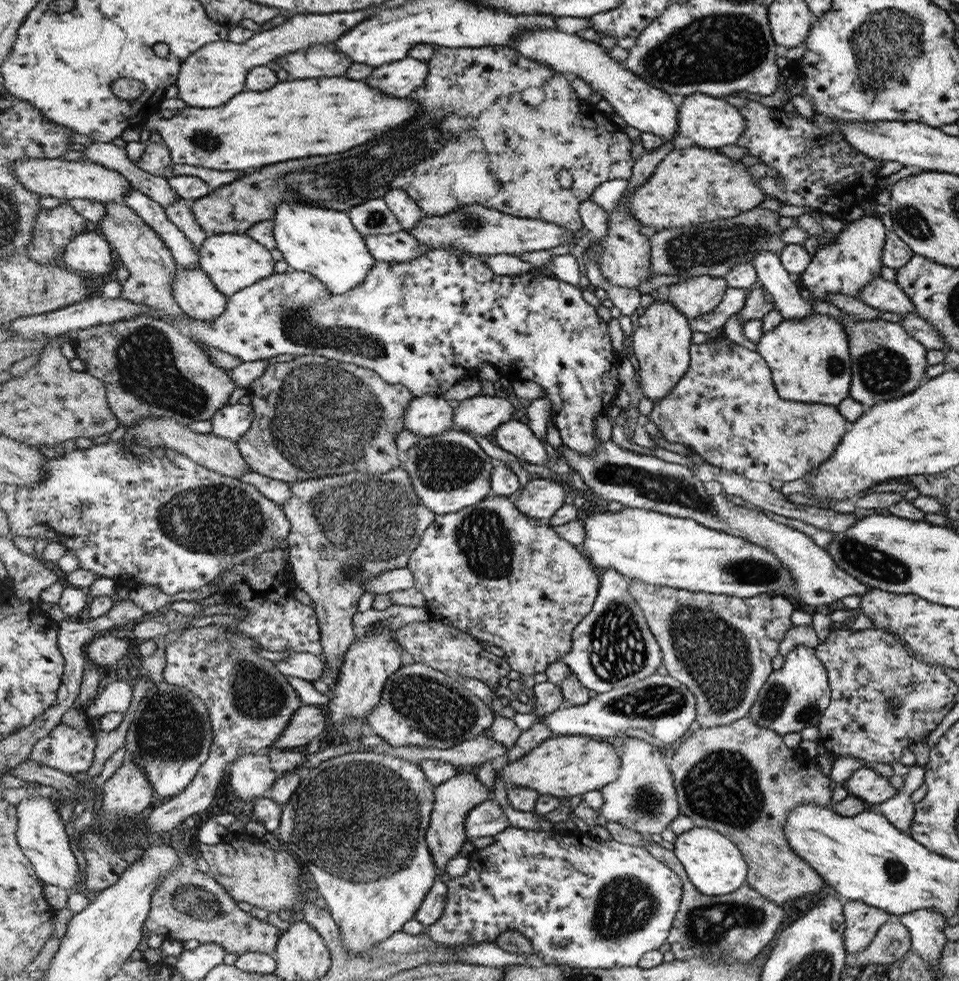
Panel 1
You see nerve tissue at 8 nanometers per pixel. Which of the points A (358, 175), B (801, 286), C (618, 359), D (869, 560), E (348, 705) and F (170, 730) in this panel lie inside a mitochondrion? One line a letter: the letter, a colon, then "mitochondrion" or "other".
A: mitochondrion
B: other
C: other
D: mitochondrion
E: other
F: mitochondrion

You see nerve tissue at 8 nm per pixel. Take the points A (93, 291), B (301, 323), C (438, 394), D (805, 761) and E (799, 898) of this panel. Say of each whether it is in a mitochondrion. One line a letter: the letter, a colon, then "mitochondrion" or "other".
A: other
B: mitochondrion
C: other
D: other
E: other

